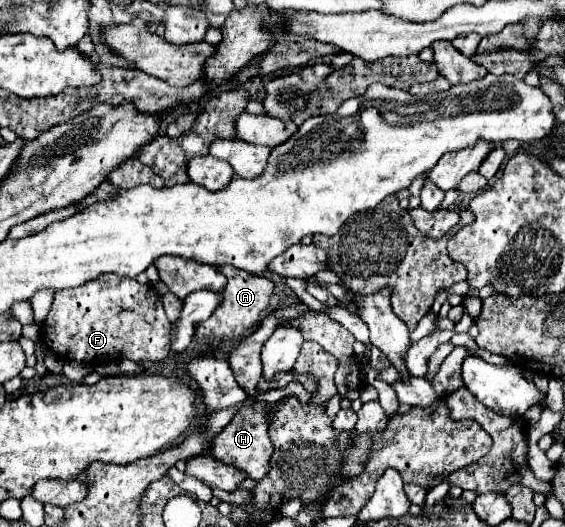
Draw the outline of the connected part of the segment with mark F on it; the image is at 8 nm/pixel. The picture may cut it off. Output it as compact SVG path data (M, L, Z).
M105 274L105 278L97 278L97 282L87 282L85 286L55 292L51 310L43 322L43 342L63 360L77 360L87 364L111 364L121 360L159 362L171 352L171 326L161 298L151 284L139 284L133 278Z

